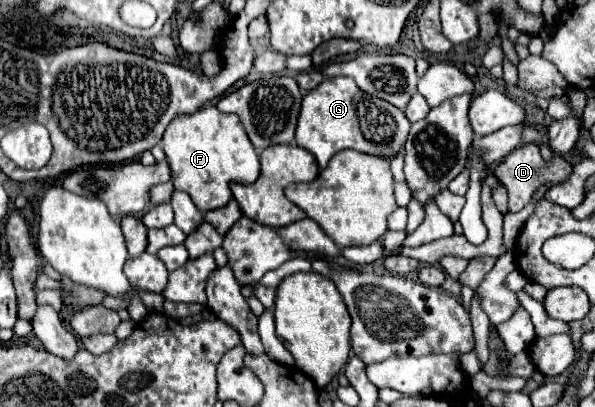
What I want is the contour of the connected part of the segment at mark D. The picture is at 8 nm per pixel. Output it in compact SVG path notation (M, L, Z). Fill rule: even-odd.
M525 144L521 148L517 148L517 152L511 152L509 156L505 156L505 160L499 162L497 168L495 168L495 174L503 180L503 184L509 190L509 210L511 212L519 212L541 186L561 184L569 178L571 172L573 172L571 162L567 162L563 158L559 158L557 162L545 162L541 158L537 144Z

